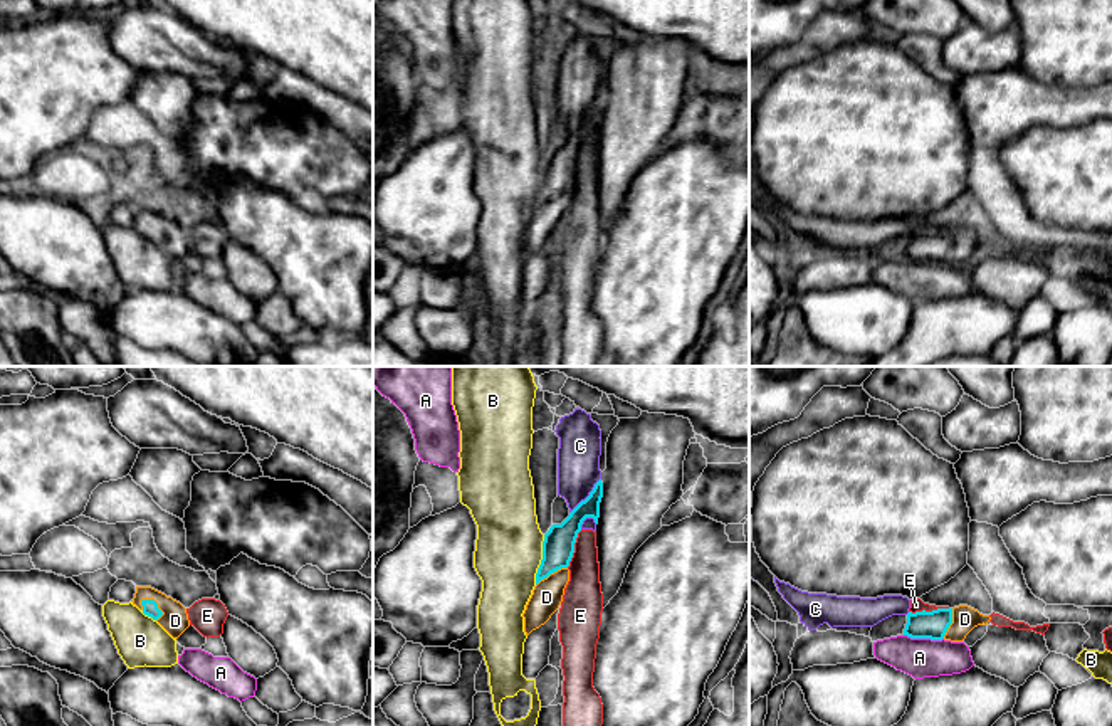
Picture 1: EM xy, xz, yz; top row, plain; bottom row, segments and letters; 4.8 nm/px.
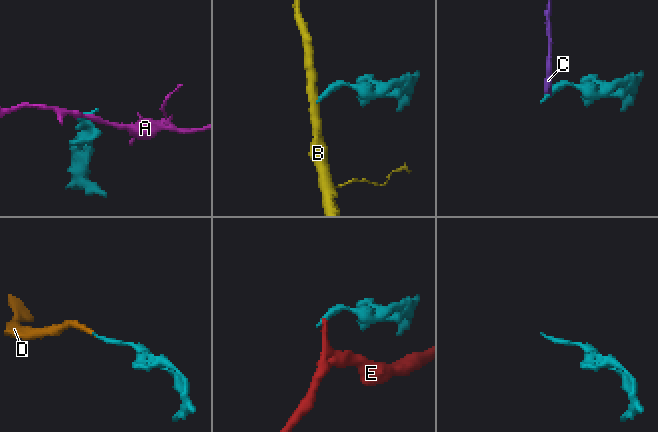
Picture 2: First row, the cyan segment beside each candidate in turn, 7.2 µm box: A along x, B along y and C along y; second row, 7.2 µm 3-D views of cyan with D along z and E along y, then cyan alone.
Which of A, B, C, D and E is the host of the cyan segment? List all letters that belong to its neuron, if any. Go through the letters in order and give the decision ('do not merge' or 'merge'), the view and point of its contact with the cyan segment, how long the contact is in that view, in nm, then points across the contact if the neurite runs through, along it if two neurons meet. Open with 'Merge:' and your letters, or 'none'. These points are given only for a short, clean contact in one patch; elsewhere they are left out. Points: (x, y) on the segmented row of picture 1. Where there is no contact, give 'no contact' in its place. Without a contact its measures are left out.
Merge: D
A: do not merge | yz (924, 637) | 190 nm | along yz (904, 634), (943, 639)
B: do not merge | xz (541, 560) | 240 nm | along xz (545, 535), (535, 583)
C: do not merge | xz (588, 496) | 220 nm | along xz (600, 478), (593, 489), (570, 513)
D: merge | xy (157, 605) | 140 nm | across xy (150, 607), (157, 605), (175, 620)
E: do not merge | yz (928, 612) | 190 nm | along yz (948, 607), (909, 612)

